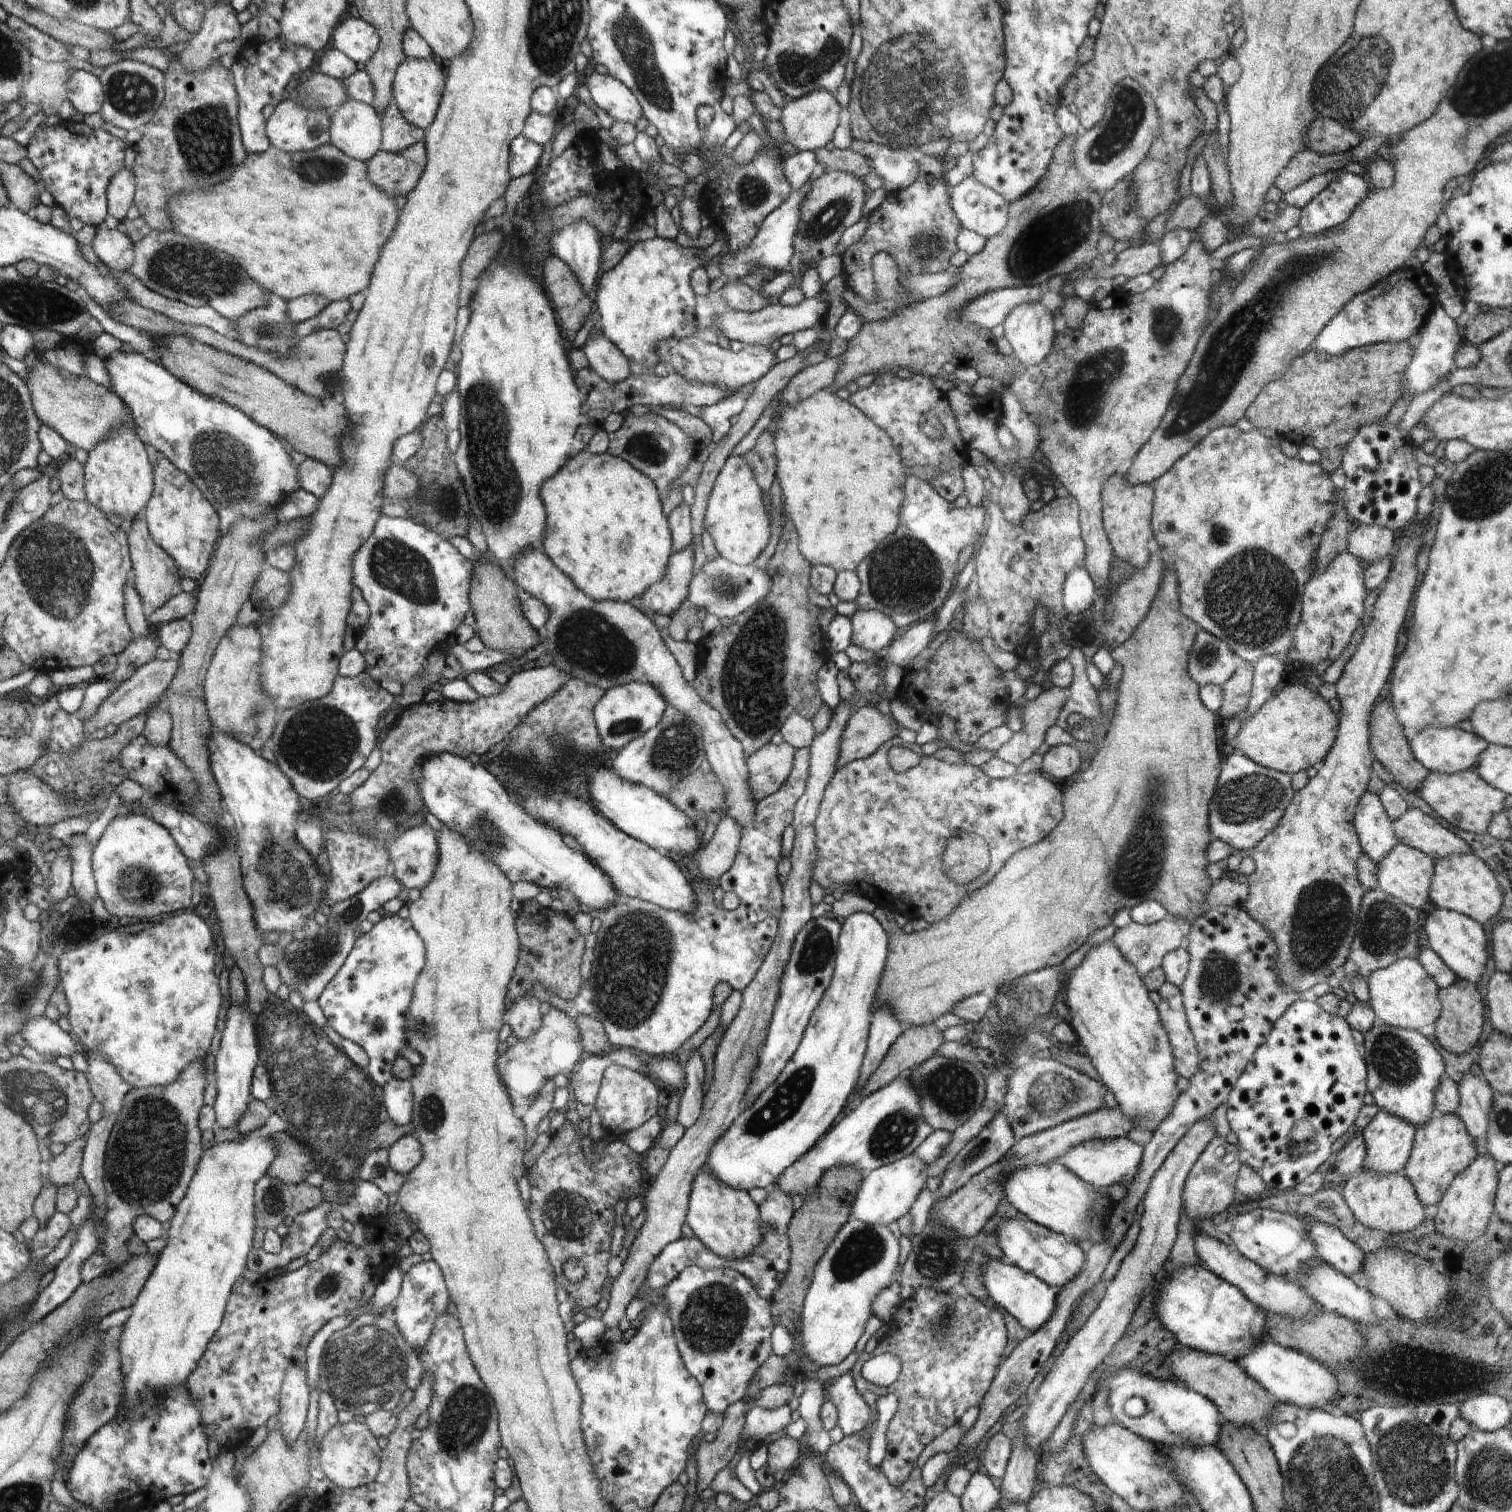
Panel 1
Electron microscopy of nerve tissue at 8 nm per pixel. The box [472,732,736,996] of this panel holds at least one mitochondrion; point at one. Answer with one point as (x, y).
(550, 752)

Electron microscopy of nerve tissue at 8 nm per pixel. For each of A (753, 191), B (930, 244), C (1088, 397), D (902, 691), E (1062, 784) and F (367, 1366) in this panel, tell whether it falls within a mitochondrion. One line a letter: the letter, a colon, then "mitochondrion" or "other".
A: mitochondrion
B: mitochondrion
C: mitochondrion
D: other
E: other
F: mitochondrion

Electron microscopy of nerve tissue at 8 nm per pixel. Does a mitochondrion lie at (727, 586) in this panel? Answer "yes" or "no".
yes

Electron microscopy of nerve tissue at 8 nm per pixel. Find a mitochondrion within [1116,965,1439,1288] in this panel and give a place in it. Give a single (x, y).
(1397, 1063)

